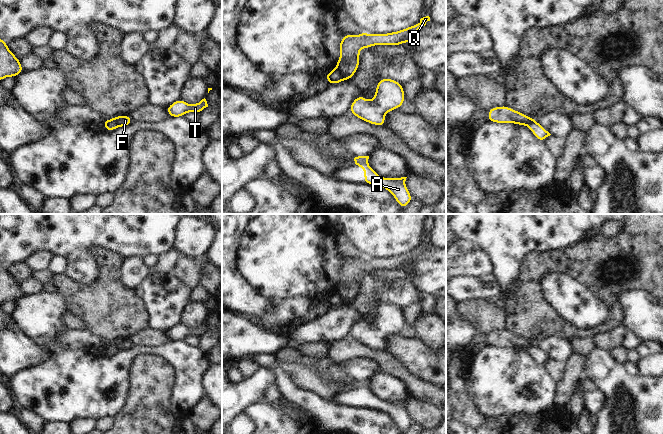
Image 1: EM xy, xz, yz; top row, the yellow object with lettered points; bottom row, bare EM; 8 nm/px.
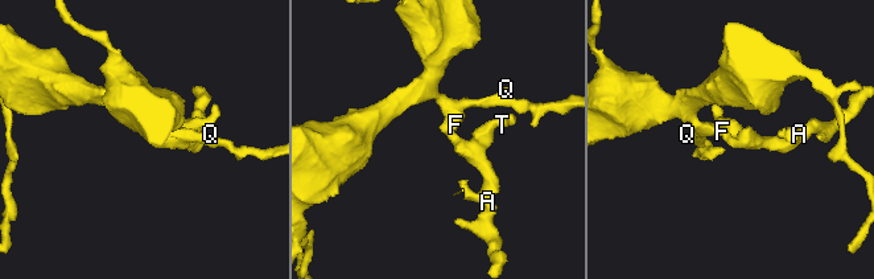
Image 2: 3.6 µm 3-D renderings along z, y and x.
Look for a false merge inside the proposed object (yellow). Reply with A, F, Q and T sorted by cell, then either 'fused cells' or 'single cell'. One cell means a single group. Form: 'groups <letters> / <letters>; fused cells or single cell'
groups A T / F Q; fused cells

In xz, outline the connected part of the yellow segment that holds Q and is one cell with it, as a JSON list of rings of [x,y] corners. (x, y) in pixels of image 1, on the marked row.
[[[429,16],[421,18],[418,24],[387,34],[361,32],[357,36],[353,34],[344,35],[339,43],[340,57],[336,62],[335,70],[343,76],[344,80],[351,79],[358,70],[360,64],[359,51],[361,49],[376,45],[399,46],[401,43],[409,43],[415,39],[416,33],[426,25],[427,21],[430,21]]]

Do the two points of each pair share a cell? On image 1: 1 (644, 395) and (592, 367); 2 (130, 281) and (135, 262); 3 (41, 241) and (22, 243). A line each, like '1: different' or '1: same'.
1: same
2: same
3: same

